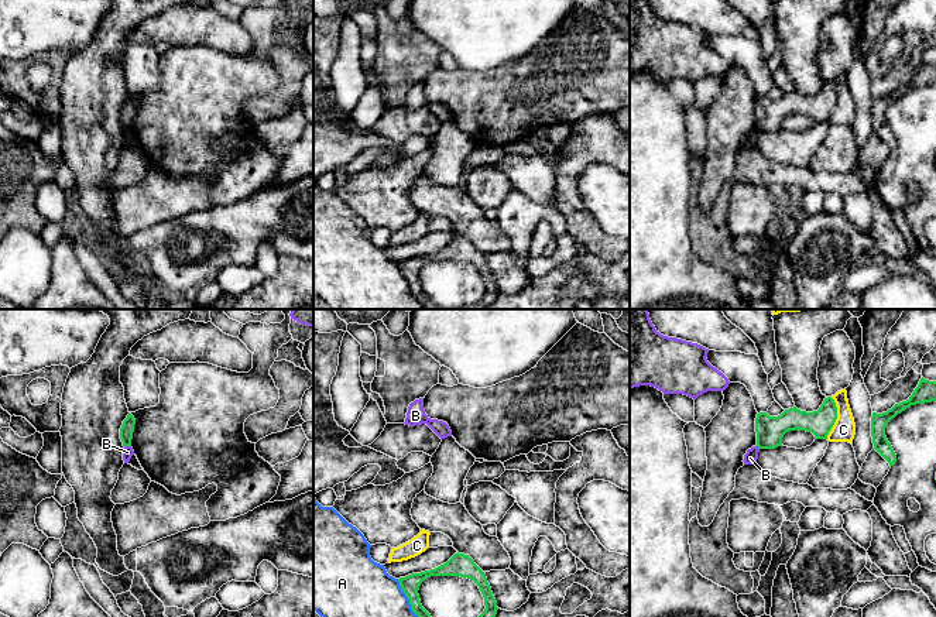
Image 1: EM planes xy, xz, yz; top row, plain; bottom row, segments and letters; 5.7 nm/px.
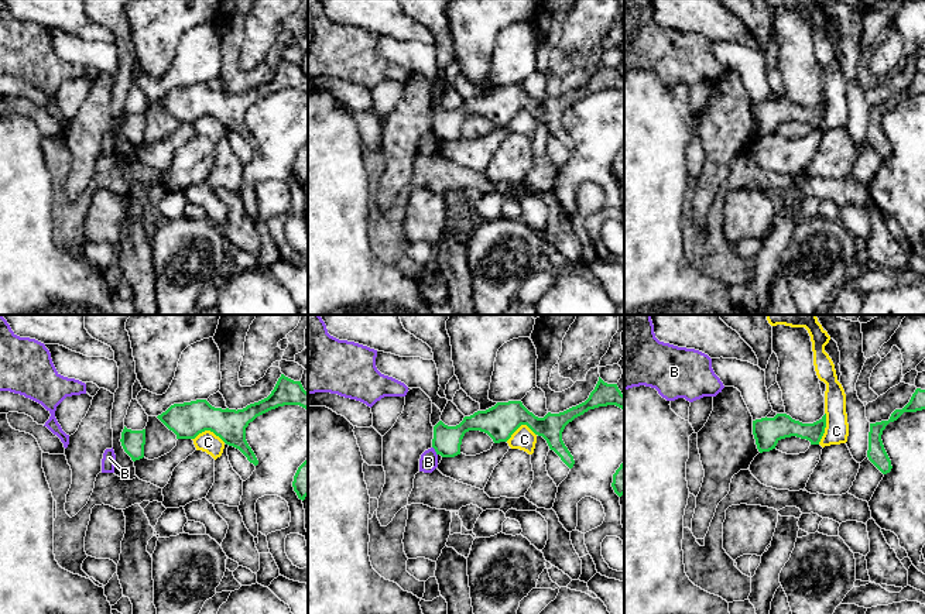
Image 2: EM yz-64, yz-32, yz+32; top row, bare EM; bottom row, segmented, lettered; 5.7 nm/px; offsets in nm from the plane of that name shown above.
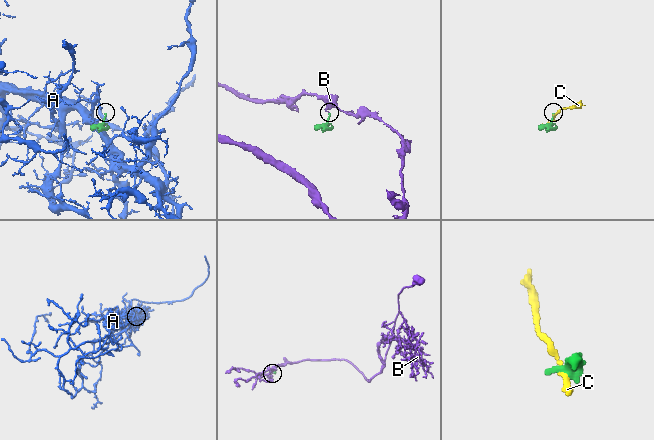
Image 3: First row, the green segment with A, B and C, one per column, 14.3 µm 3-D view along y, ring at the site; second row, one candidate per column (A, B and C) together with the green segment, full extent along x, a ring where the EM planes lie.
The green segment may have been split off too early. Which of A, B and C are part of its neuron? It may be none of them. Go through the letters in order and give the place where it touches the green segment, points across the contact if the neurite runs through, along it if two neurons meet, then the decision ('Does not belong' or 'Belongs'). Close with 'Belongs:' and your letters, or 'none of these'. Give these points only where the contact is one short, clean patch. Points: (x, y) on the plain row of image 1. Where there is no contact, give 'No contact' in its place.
A: Touches green at xz (410, 285). Does not belong
B: Touches green at xy (127, 129). Boundary: xy (124, 129), (130, 130). Does not belong
C: Touches green at yz (836, 102). Boundary: yz (832, 81), (836, 89), (836, 105), (826, 122). Does not belong
Belongs: none of these

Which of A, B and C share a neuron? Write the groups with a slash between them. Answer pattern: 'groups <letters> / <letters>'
groups A / B / C

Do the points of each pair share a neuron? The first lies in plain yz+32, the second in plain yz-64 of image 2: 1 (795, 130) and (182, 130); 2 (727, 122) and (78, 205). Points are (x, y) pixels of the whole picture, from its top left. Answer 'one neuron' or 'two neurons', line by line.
1: two neurons
2: two neurons

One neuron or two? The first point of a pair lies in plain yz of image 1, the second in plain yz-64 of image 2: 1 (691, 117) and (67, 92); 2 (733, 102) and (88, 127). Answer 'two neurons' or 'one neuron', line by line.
1: two neurons
2: one neuron

